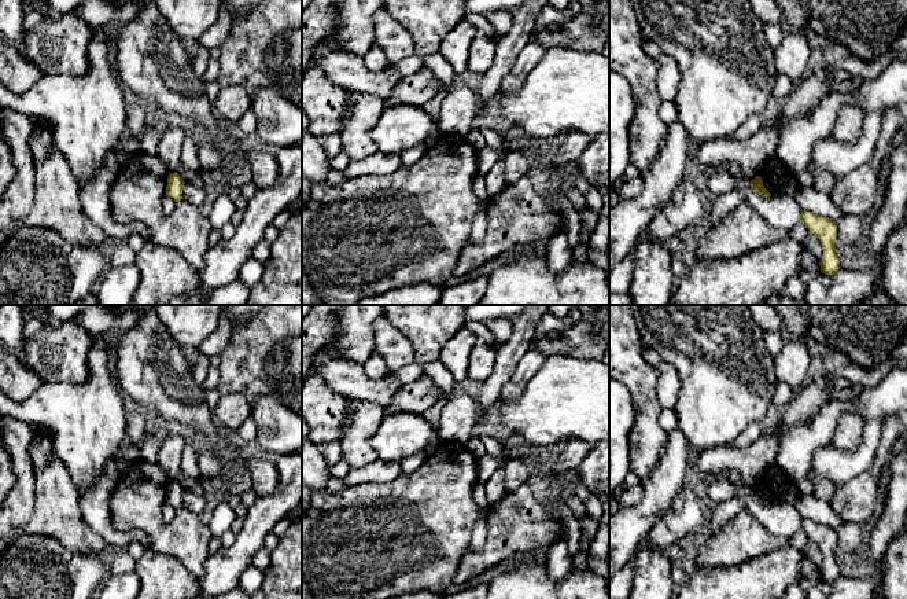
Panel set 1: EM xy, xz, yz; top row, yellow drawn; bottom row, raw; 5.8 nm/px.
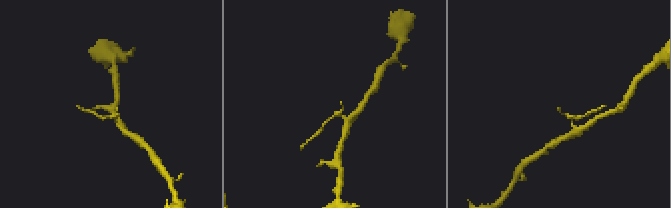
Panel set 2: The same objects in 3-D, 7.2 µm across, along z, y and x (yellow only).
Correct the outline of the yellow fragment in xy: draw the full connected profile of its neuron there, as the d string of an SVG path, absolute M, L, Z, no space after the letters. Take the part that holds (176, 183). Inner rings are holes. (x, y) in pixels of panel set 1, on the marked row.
M177 121L170 126L165 128L161 142L158 144L158 157L167 166L170 174L167 177L166 195L180 202L182 198L184 179L176 172L180 165L180 157L182 152L182 142L185 137L187 125Z

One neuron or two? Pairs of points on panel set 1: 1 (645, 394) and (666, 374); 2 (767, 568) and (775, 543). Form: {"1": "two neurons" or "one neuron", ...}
{"1": "two neurons", "2": "two neurons"}

